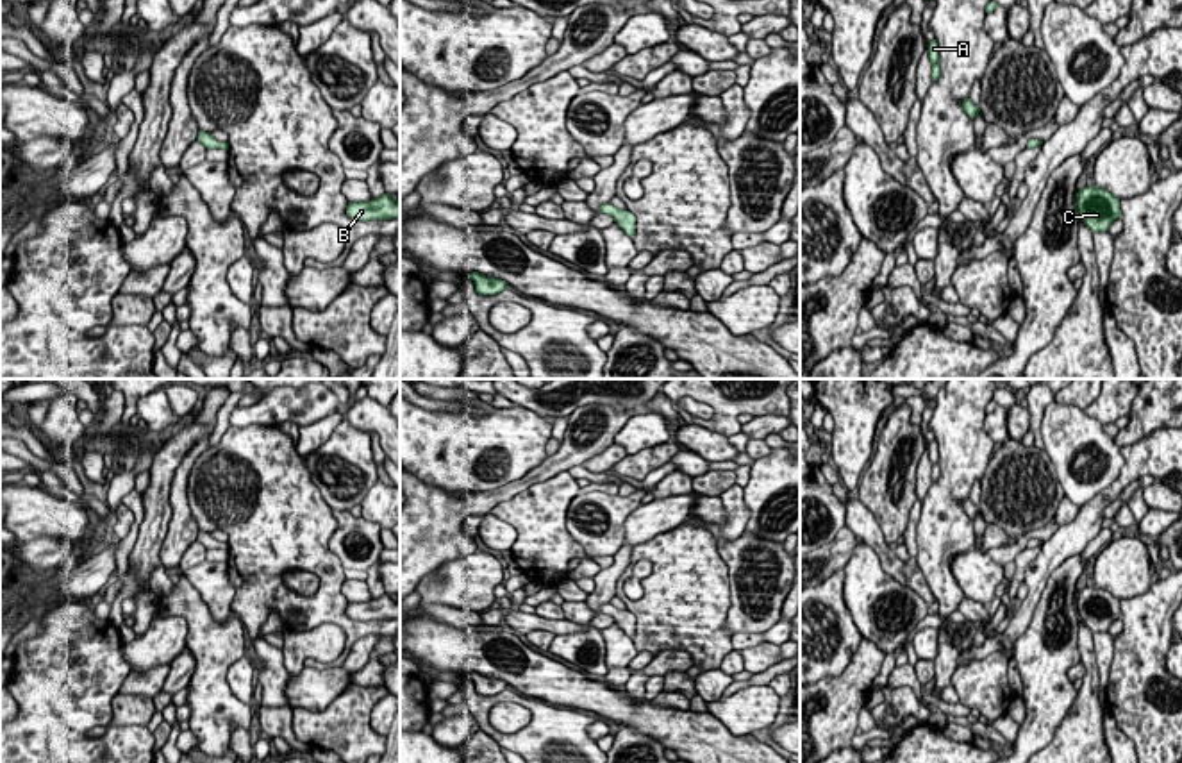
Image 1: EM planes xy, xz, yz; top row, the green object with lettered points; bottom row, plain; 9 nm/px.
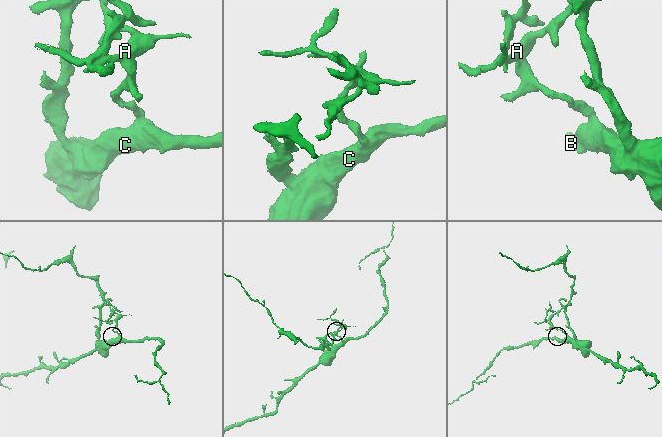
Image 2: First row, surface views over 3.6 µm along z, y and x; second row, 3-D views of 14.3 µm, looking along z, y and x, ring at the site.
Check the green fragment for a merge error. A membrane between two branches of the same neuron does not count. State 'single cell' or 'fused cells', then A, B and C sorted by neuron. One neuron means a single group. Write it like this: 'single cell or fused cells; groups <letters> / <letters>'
single cell; groups A B C

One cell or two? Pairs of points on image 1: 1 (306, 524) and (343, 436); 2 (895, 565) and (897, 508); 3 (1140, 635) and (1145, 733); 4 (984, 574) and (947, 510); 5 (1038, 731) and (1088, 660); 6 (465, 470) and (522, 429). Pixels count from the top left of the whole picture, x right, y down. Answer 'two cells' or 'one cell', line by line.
1: two cells
2: two cells
3: one cell
4: two cells
5: two cells
6: one cell

